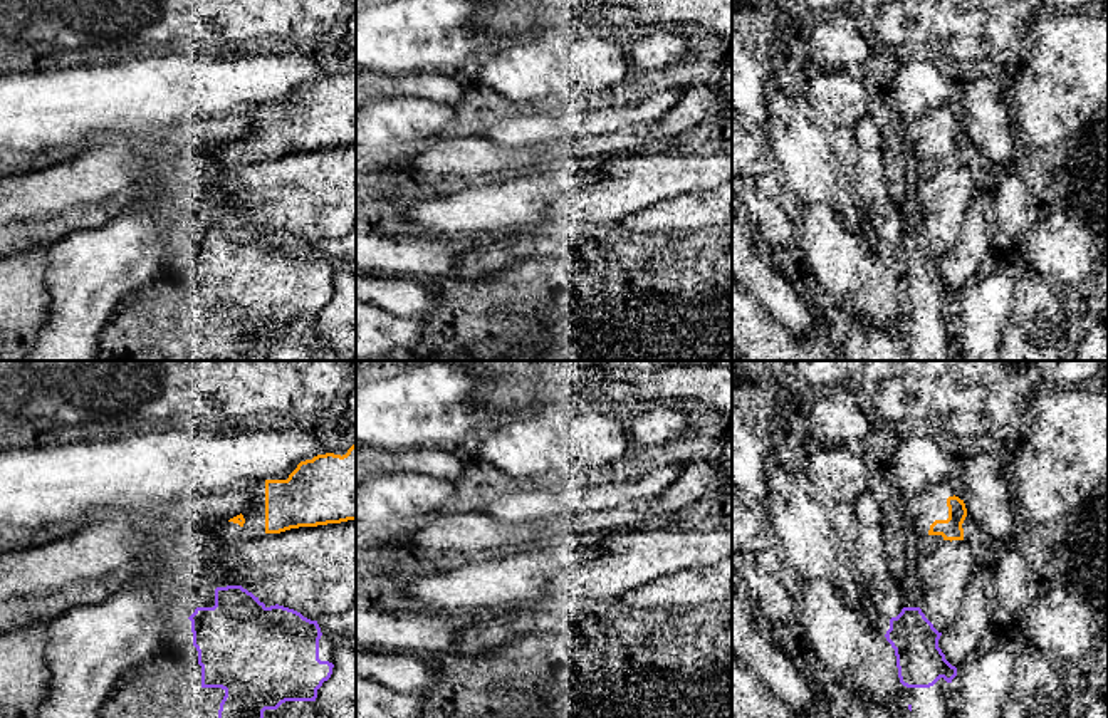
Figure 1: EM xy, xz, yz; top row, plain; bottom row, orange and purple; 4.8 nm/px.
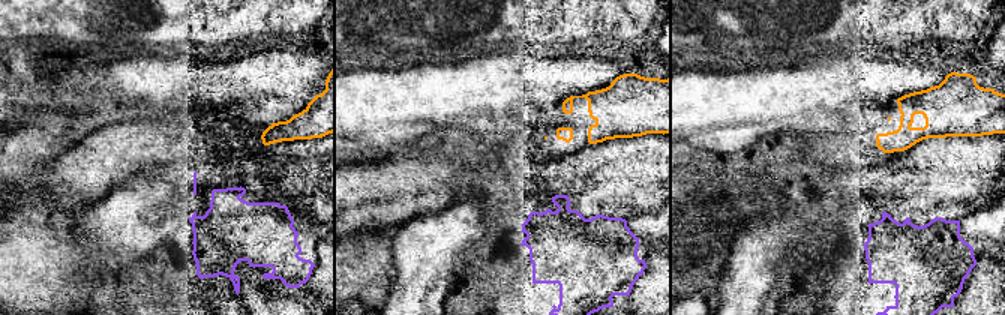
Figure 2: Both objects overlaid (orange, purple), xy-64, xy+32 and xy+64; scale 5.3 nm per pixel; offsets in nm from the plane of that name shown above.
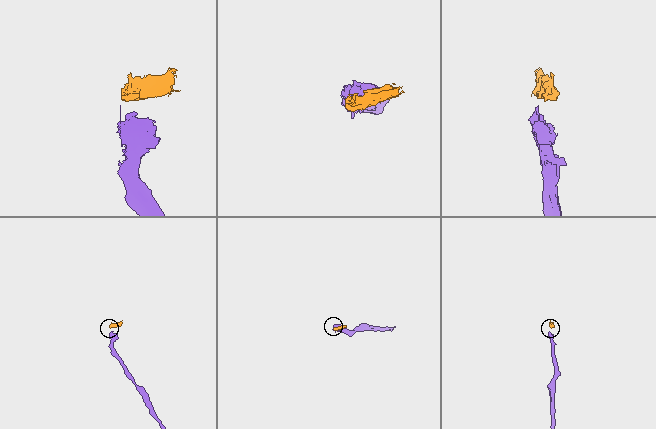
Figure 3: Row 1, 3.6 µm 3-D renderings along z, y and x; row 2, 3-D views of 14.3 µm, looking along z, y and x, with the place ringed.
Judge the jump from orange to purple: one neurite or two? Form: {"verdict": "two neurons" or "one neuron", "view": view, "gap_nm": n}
{"verdict": "two neurons", "view": "xy", "gap_nm": 280}

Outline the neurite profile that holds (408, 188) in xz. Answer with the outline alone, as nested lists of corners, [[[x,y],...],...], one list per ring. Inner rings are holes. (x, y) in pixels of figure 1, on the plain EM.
[[[401,180],[400,183],[395,183],[391,186],[391,190],[395,190],[408,198],[415,198],[418,195],[430,193],[431,183],[415,183],[415,181]]]

